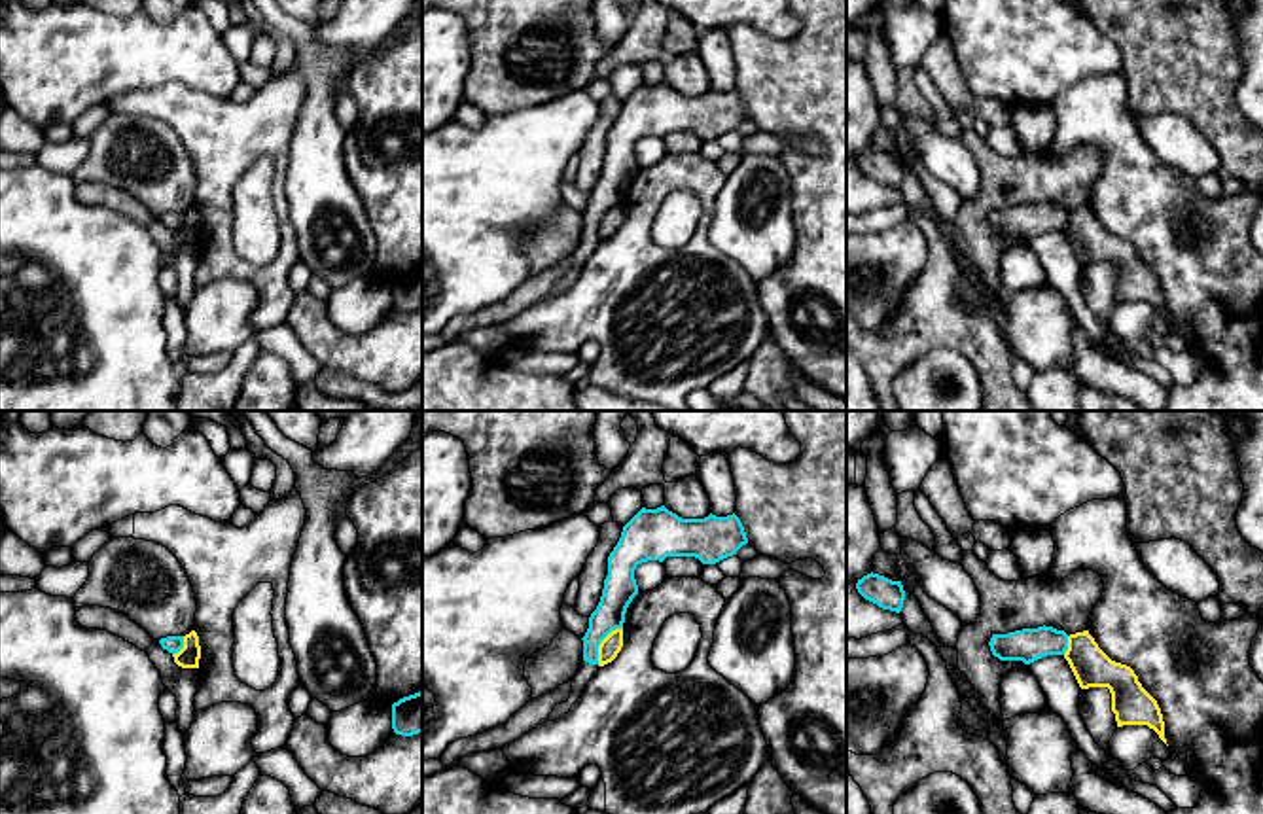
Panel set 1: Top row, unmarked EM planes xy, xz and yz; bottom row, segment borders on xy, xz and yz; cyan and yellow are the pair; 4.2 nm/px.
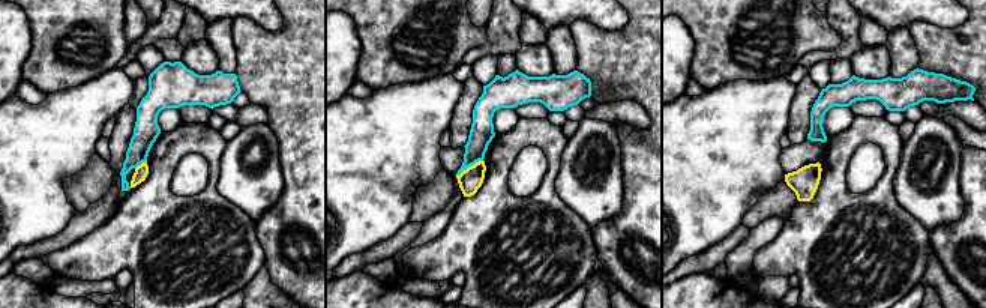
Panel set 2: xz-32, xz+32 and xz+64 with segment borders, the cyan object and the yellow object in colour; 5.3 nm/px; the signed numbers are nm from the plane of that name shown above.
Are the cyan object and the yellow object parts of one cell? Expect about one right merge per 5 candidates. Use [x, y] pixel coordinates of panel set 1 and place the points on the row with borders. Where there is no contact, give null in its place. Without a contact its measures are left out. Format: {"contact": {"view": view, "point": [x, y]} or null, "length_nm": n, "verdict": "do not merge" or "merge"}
{"contact": {"view": "xz", "point": [601, 640]}, "length_nm": 190, "verdict": "do not merge"}

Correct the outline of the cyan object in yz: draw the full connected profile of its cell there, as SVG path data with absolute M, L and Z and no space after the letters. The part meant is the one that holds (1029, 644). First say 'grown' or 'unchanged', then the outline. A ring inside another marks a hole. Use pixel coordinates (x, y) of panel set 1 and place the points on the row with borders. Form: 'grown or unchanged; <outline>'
unchanged; M1043 625L1007 634L992 634L988 646L1000 661L1023 661L1030 664L1047 655L1064 655L1068 649L1068 634Z

